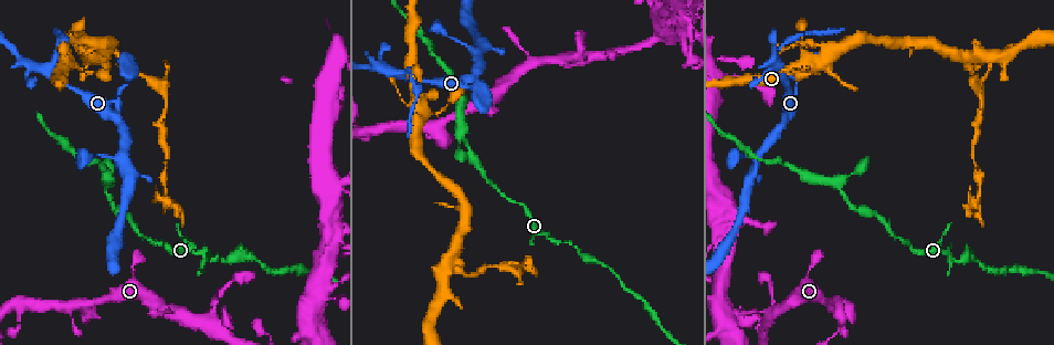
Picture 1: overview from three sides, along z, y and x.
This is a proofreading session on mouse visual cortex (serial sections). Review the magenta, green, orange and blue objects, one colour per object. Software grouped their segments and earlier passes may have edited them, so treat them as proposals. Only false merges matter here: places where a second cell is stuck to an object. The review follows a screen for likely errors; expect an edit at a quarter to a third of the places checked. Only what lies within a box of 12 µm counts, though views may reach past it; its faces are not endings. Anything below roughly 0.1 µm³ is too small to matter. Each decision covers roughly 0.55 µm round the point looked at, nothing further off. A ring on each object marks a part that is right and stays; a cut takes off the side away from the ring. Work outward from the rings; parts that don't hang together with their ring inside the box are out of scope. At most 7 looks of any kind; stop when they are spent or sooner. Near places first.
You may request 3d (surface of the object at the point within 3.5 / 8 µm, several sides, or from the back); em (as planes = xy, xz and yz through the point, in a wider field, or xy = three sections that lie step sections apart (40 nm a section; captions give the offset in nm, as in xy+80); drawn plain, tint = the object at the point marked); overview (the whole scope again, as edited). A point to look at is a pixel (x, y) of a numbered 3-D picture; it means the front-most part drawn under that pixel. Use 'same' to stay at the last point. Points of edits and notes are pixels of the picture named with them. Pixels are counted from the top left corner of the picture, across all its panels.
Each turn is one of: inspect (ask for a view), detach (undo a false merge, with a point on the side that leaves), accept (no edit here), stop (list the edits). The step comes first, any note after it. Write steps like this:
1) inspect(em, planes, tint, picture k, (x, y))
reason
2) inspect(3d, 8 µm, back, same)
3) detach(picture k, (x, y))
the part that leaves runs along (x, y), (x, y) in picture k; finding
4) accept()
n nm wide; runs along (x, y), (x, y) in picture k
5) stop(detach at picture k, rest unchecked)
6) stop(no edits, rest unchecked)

inspect(em, xy, step 5, tint, picture 1, (436, 125))
arms part here

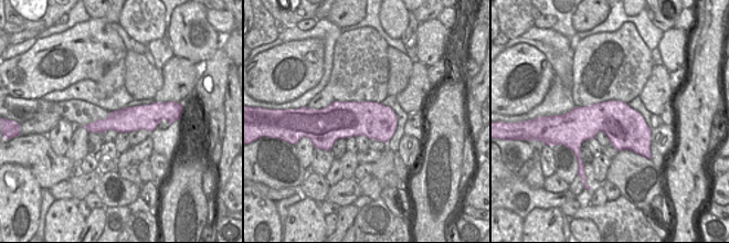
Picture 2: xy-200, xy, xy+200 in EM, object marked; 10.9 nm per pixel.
inspect(3d, 3.5 µm, same)

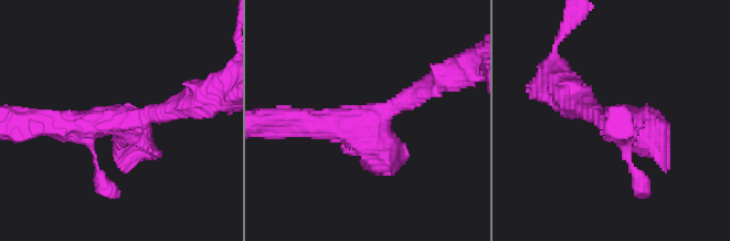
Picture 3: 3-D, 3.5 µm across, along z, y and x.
accept()
runs along (432, 84), (370, 124), (293, 121) in picture 3; continuous, no second cell

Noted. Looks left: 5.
inspect(3d, 3.5 µm, picture 1, (947, 258))

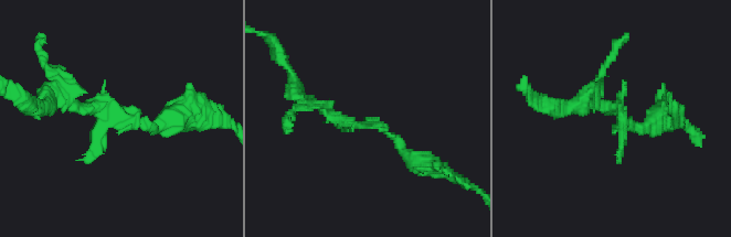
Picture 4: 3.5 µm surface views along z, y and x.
inspect(em, xy, step 1, tint, picture 4, (364, 126))
now the EM

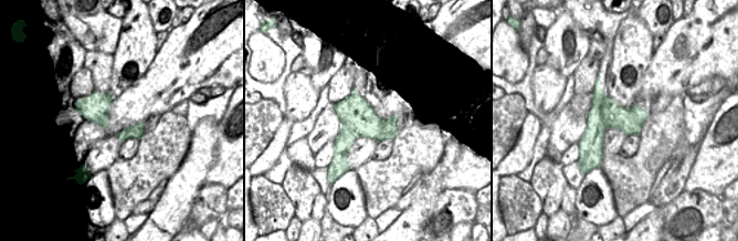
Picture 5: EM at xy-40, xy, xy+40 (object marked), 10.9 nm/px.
accept()
runs along (300, 94), (348, 125), (379, 125), (420, 161) in picture 4; one cell here

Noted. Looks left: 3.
inspect(3d, 8 µm, picture 1, (89, 57))
branch point

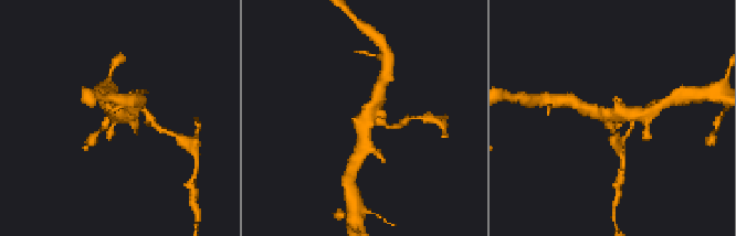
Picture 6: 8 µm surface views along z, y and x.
inspect(em, xy, step 5, tint, picture 6, (368, 121))

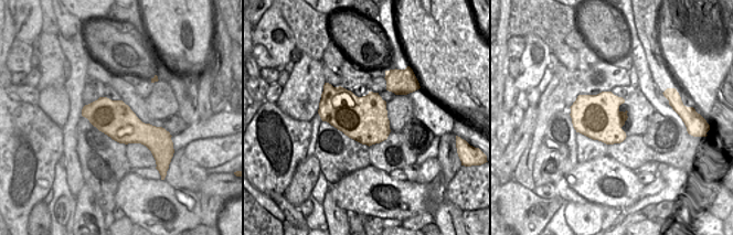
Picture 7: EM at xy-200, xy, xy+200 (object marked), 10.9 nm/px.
detach(picture 6, (149, 117))
the part that leaves runs along (375, 125), (396, 127), (408, 119) in picture 6; two cells meet here

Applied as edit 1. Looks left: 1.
stop(detach at picture 6, rest unchecked)

